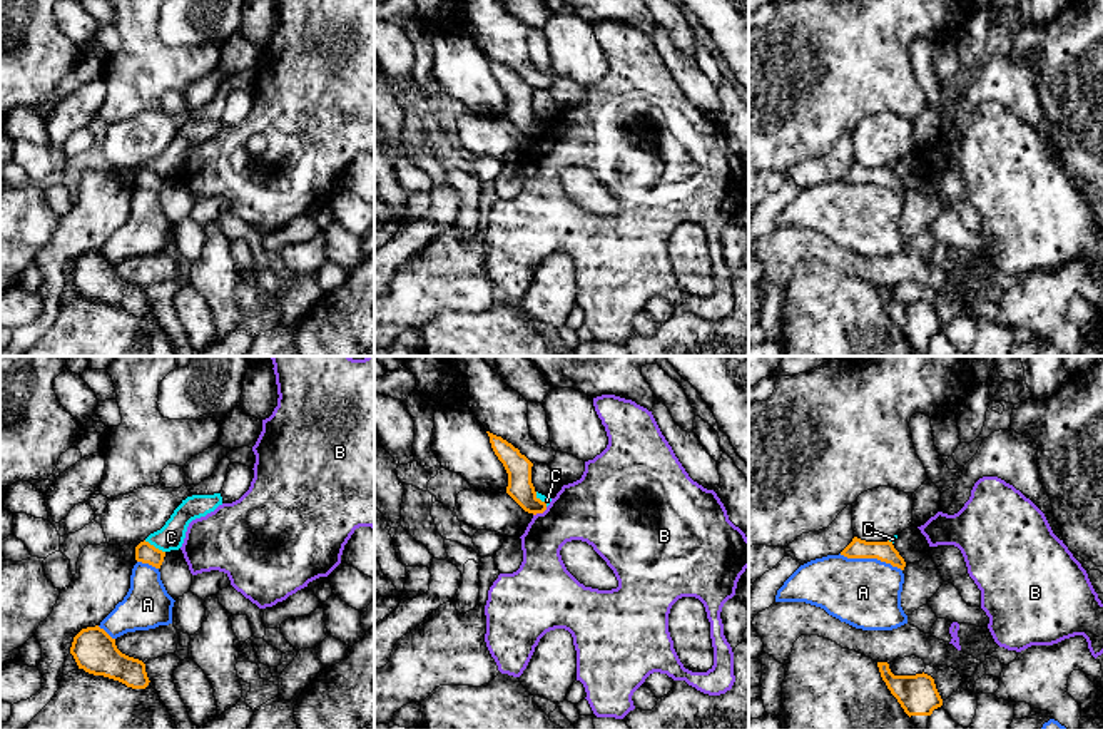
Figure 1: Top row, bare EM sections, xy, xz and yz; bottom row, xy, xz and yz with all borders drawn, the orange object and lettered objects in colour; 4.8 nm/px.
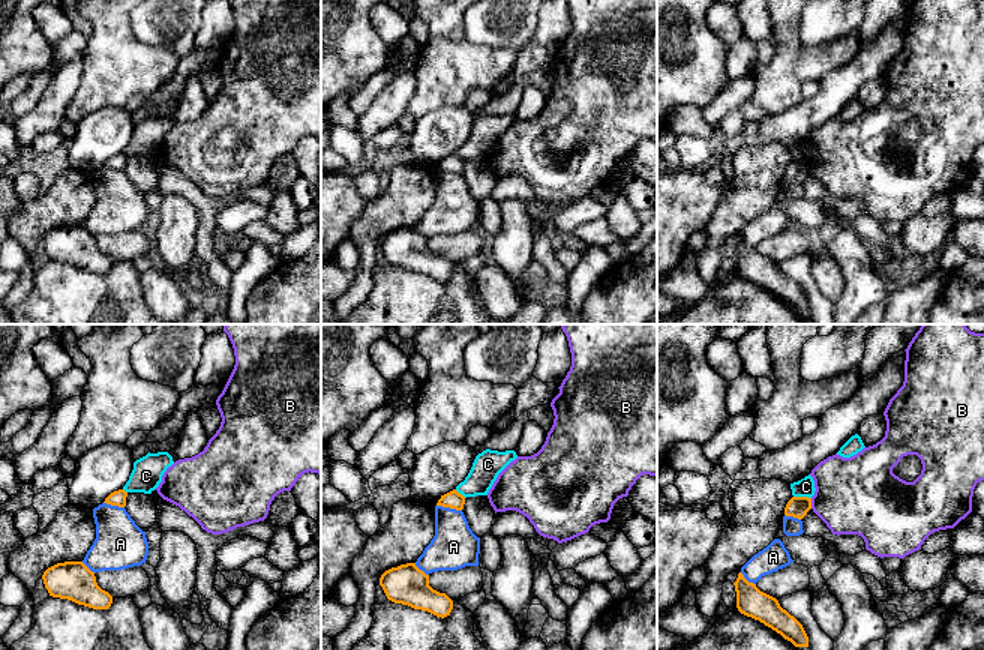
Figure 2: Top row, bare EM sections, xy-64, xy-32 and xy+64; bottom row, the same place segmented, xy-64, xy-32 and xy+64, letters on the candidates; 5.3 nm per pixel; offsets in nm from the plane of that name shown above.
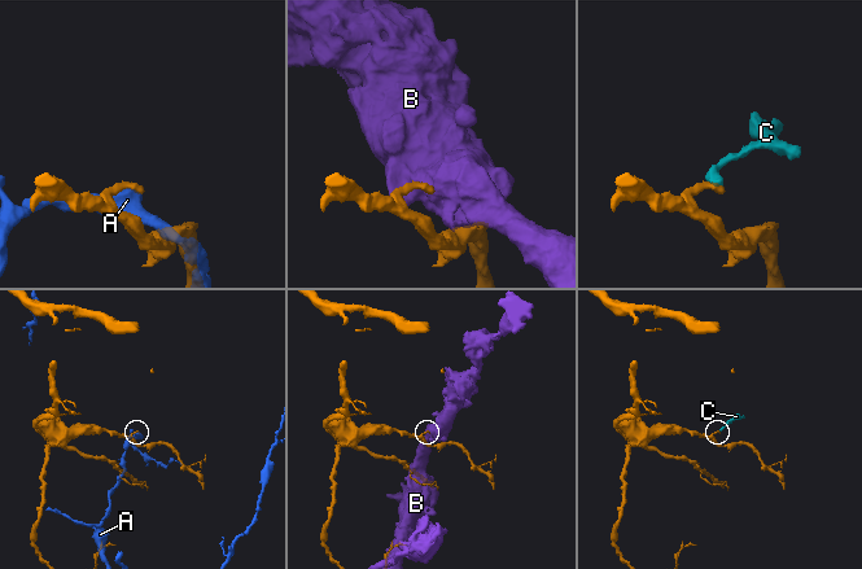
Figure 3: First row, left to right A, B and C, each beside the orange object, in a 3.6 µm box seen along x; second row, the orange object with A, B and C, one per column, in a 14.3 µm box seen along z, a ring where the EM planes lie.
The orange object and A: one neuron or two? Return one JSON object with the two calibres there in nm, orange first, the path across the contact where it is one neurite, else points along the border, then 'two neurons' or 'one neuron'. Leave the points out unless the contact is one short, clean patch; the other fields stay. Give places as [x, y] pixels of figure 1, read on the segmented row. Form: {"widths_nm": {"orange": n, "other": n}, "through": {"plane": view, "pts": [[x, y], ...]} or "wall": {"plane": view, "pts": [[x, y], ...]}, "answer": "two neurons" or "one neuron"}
{"widths_nm": {"orange": 100, "other": 340}, "answer": "two neurons"}

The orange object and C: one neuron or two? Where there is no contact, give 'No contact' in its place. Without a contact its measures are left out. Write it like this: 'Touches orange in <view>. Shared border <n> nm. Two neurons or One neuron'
Touches orange in xy. Shared border 120 nm. Two neurons

